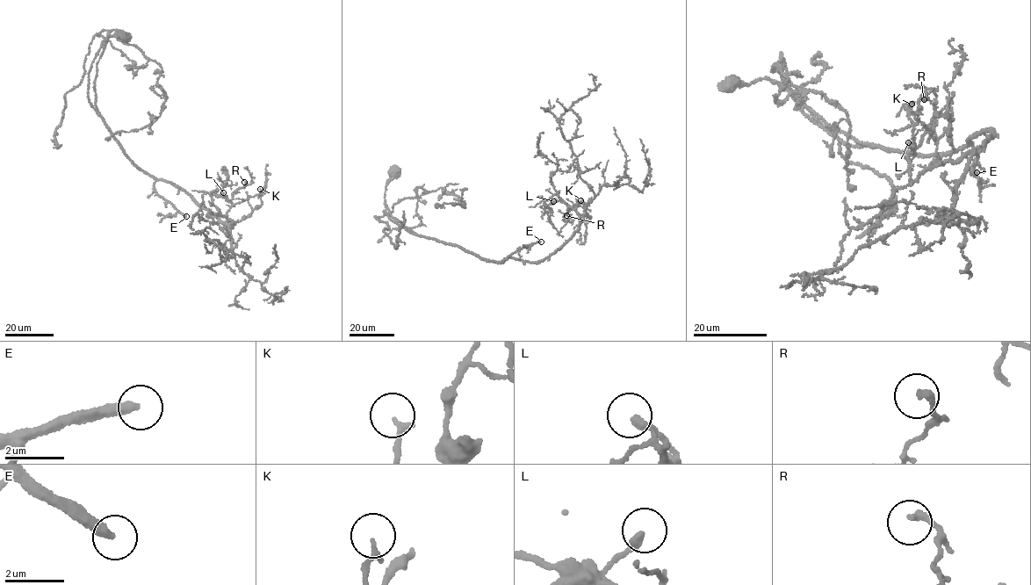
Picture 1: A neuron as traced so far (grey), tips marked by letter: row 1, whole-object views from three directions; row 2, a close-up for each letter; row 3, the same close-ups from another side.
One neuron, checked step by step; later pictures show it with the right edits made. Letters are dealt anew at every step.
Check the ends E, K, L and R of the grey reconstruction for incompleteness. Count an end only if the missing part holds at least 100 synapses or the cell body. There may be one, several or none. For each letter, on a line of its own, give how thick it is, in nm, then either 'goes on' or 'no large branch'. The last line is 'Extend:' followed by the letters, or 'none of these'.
E: 320 nm thick; goes on
K: 150 nm thick; no large branch
L: 240 nm thick; no large branch
R: 220 nm thick; no large branch
Extend: E

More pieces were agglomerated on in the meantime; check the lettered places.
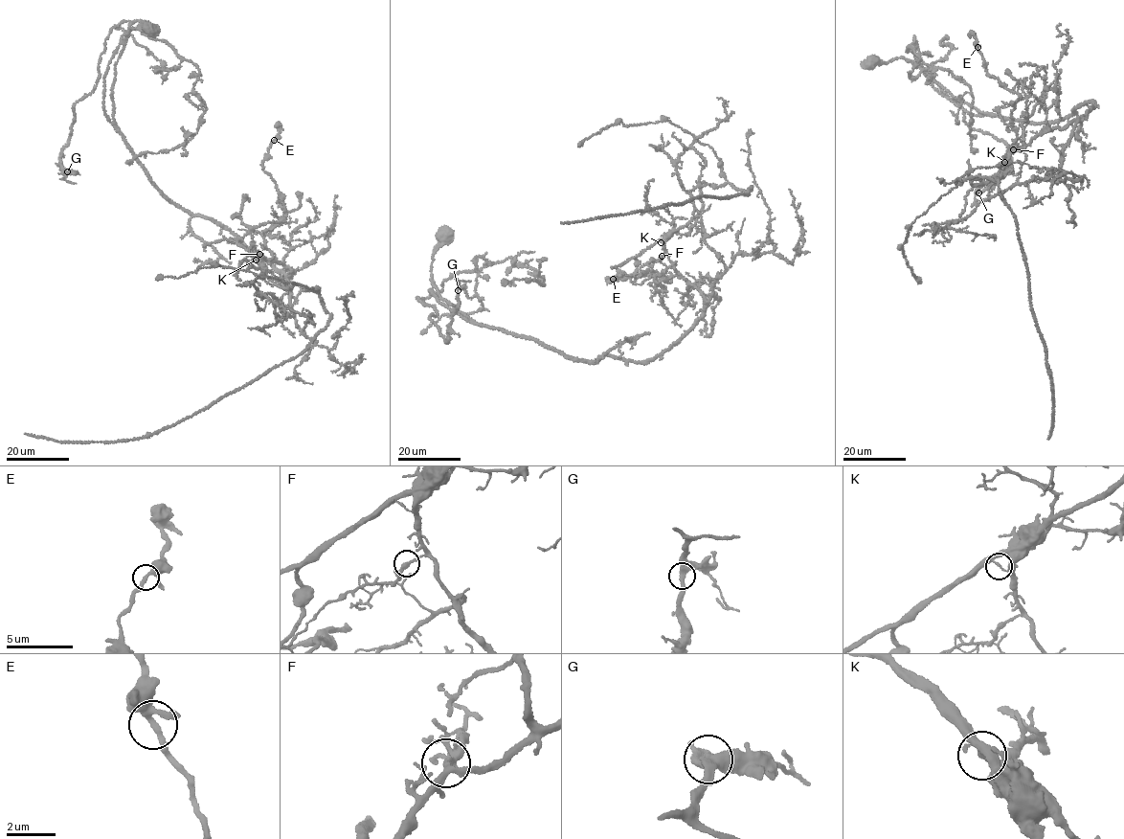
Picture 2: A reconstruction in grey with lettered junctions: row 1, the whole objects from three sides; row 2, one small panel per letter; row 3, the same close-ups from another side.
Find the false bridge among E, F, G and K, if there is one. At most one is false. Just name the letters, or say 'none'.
K

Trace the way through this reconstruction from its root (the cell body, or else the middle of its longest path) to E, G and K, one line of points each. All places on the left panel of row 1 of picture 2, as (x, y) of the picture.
E: (151, 29), (114, 67), (129, 148), (164, 195), (289, 276), (229, 239), (285, 216), (262, 166), (274, 140)
G: (151, 29), (123, 41), (113, 123), (104, 78), (131, 23), (110, 31), (95, 87), (73, 108), (67, 171)
K: (151, 29), (130, 29), (123, 41), (111, 90), (115, 123), (164, 195), (292, 276), (257, 260)

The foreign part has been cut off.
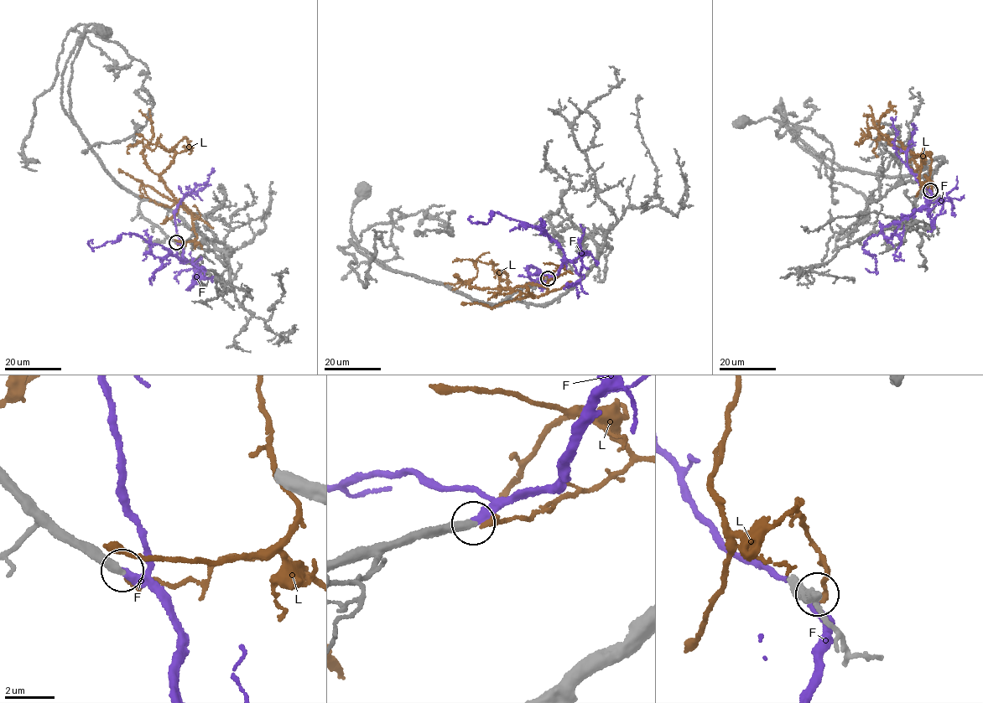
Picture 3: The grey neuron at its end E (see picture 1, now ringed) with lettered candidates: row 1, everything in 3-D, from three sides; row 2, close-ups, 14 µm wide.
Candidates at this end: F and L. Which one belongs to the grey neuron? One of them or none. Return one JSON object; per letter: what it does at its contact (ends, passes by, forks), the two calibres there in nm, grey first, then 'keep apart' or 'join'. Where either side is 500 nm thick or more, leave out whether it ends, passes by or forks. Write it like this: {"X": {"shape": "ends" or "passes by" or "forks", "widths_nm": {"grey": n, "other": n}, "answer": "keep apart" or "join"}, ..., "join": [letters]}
{"F": {"shape": "ends", "widths_nm": {"grey": 380, "other": 320}, "answer": "join"}, "L": {"shape": "ends", "widths_nm": {"grey": 320, "other": 220}, "answer": "keep apart"}, "join": ["F"]}

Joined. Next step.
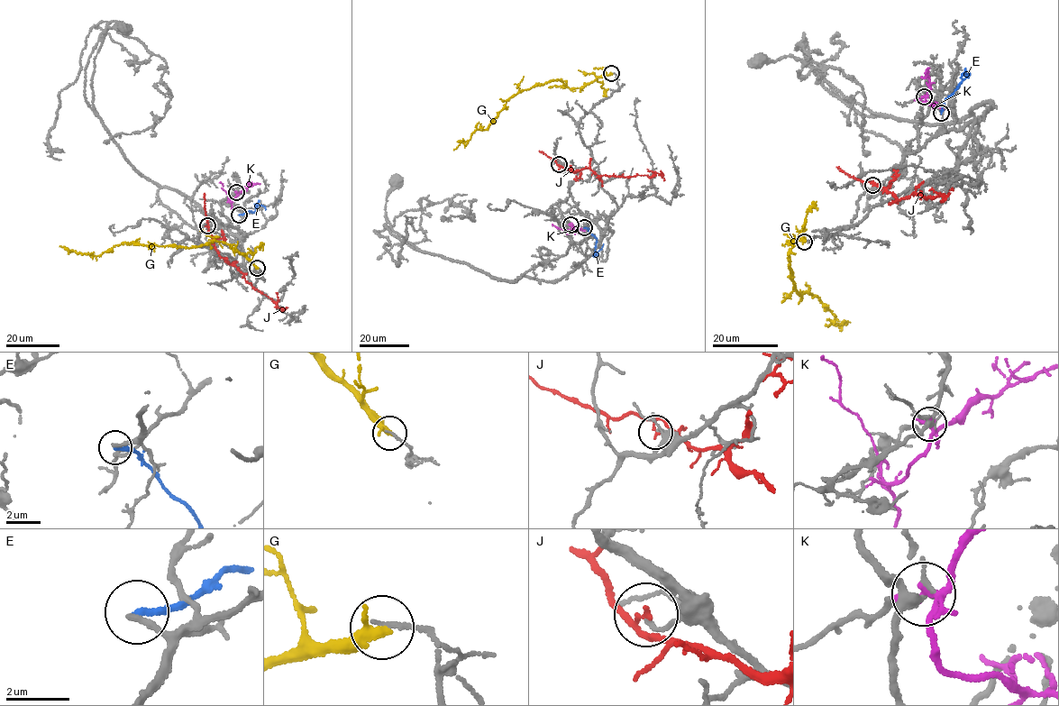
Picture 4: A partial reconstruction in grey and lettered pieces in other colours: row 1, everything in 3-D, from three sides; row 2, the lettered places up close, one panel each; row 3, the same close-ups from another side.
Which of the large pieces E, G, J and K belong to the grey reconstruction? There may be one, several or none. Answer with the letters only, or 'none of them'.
none of them

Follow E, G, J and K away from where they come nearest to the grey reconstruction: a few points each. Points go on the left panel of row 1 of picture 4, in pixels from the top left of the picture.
E: (239, 215), (255, 212), (258, 205), (265, 209)
G: (257, 268), (247, 256), (214, 240), (193, 246), (123, 242), (96, 255), (59, 246)
J: (207, 225), (216, 251), (222, 257), (240, 270), (246, 281), (269, 297), (278, 307), (287, 307)
K: (237, 192), (230, 201), (220, 182)

